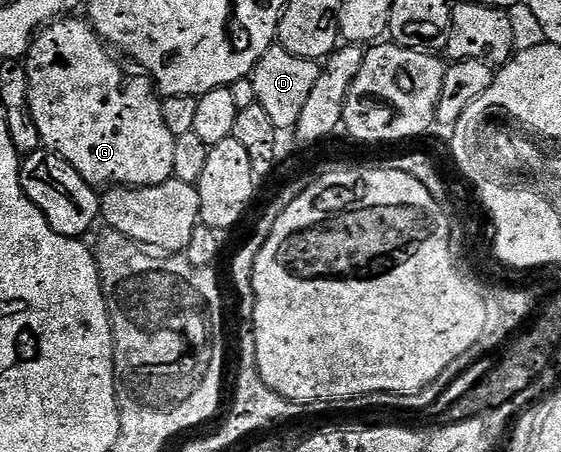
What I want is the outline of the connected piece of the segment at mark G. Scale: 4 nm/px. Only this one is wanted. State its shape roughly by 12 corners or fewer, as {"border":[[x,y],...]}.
{"border":[[87,21],[28,47],[40,141],[91,186],[174,178],[161,99]]}

